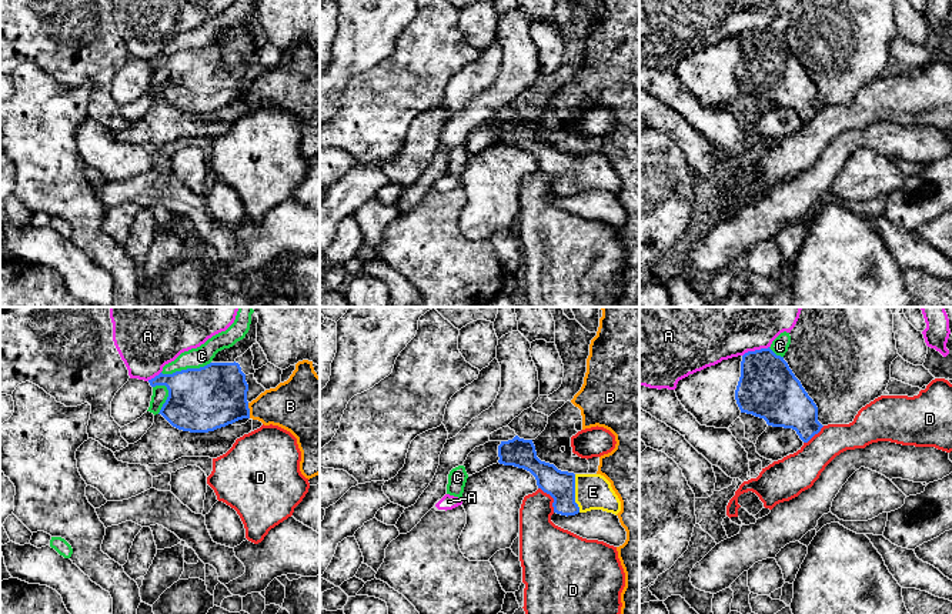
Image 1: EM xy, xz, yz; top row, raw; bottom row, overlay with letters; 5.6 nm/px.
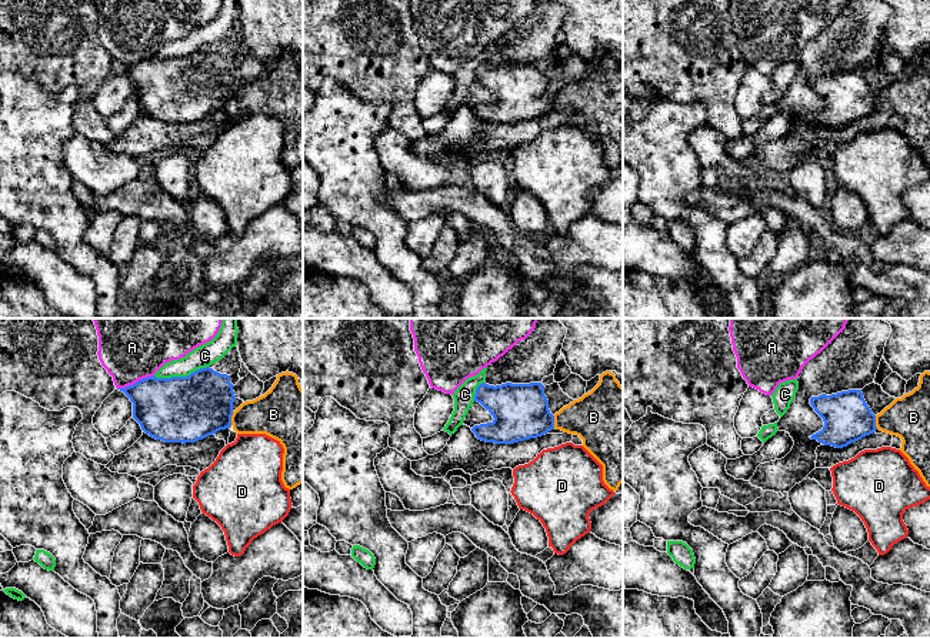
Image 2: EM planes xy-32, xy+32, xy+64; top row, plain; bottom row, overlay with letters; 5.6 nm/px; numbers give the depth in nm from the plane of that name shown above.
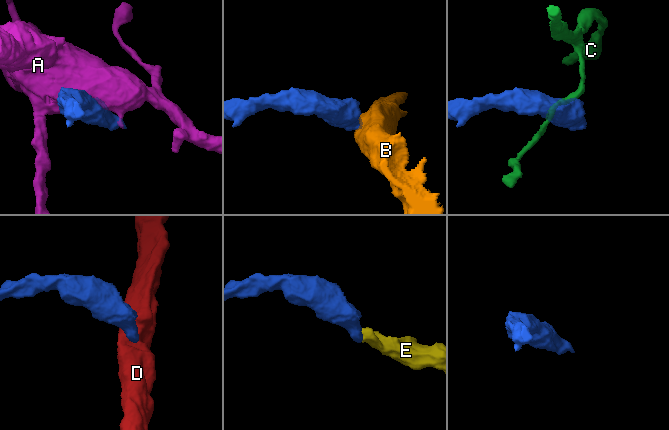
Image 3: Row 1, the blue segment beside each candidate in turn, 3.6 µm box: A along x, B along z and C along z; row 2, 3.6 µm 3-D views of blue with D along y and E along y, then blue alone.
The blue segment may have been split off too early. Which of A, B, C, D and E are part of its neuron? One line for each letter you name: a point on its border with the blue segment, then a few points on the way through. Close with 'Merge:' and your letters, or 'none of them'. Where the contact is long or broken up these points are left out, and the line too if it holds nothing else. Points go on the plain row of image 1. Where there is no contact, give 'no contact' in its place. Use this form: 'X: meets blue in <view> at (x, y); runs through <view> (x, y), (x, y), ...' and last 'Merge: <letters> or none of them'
E: meets blue in xz at (574, 173); runs through xz (560, 164), (574, 173), (593, 172)
Merge: E

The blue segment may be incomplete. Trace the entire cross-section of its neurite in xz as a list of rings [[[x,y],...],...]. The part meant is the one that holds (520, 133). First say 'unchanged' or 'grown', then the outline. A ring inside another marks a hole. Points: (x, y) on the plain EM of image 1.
grown | [[[515,116],[498,126],[498,143],[530,151],[538,168],[554,178],[554,193],[575,196],[591,190],[618,194],[621,181],[611,163],[601,154],[574,154],[558,150],[537,137],[532,120]]]

